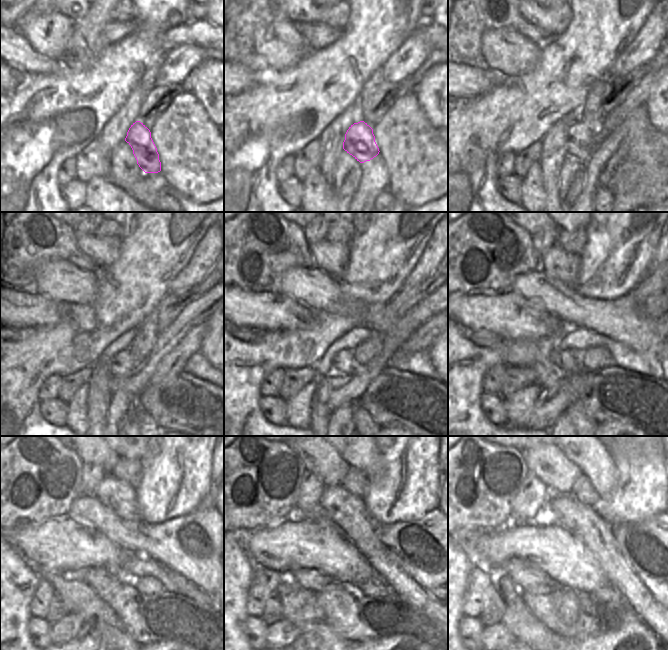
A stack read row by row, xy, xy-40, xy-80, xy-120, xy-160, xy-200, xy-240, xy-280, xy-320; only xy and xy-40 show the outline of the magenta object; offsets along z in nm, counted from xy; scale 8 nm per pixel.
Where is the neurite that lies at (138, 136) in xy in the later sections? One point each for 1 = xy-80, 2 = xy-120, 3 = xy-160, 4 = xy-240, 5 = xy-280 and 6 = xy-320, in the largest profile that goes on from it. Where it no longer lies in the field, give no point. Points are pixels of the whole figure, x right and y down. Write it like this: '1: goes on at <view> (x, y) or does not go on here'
1: goes on at xy-80 (581, 142)
2: goes on at xy-120 (123, 364)
3: goes on at xy-160 (344, 363)
4: goes on at xy-240 (105, 584)
5: goes on at xy-280 (311, 579)
6: goes on at xy-320 (525, 575)

